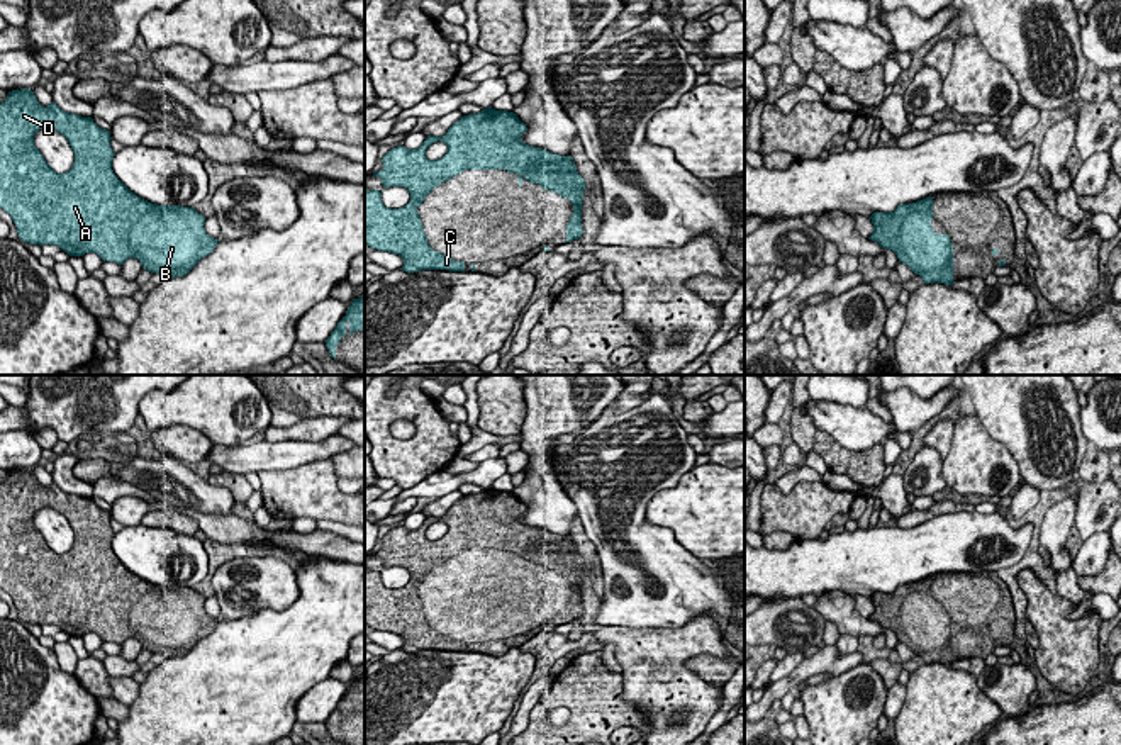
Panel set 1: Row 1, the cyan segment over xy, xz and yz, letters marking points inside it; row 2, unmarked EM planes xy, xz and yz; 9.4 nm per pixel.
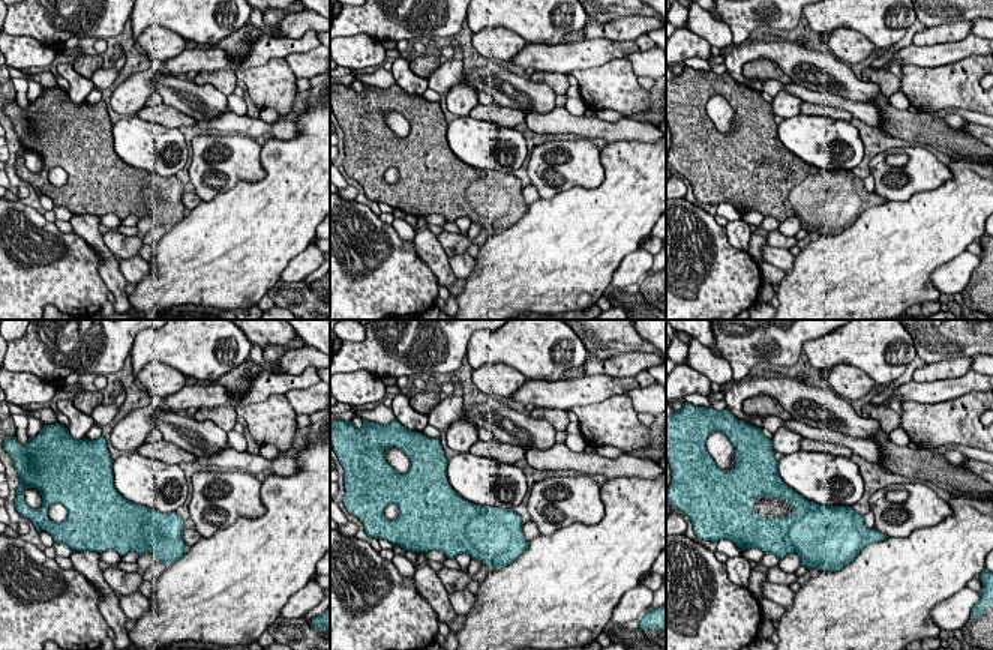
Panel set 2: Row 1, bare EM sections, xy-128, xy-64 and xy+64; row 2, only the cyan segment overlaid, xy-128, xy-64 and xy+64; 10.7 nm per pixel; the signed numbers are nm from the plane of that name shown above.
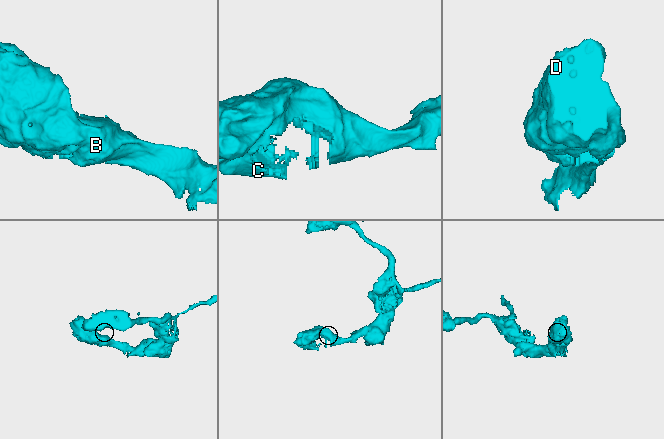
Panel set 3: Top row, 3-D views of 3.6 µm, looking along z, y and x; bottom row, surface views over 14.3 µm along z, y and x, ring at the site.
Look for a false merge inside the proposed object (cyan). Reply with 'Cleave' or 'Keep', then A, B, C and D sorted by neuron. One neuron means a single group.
Keep. Groups: A B C D

